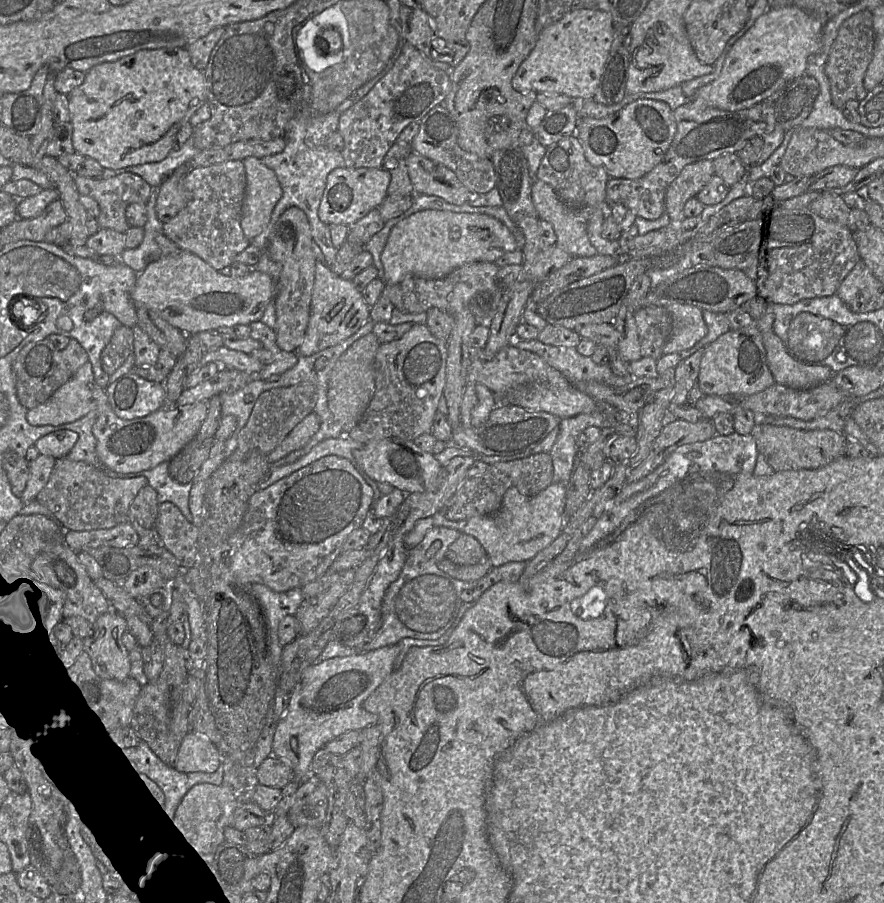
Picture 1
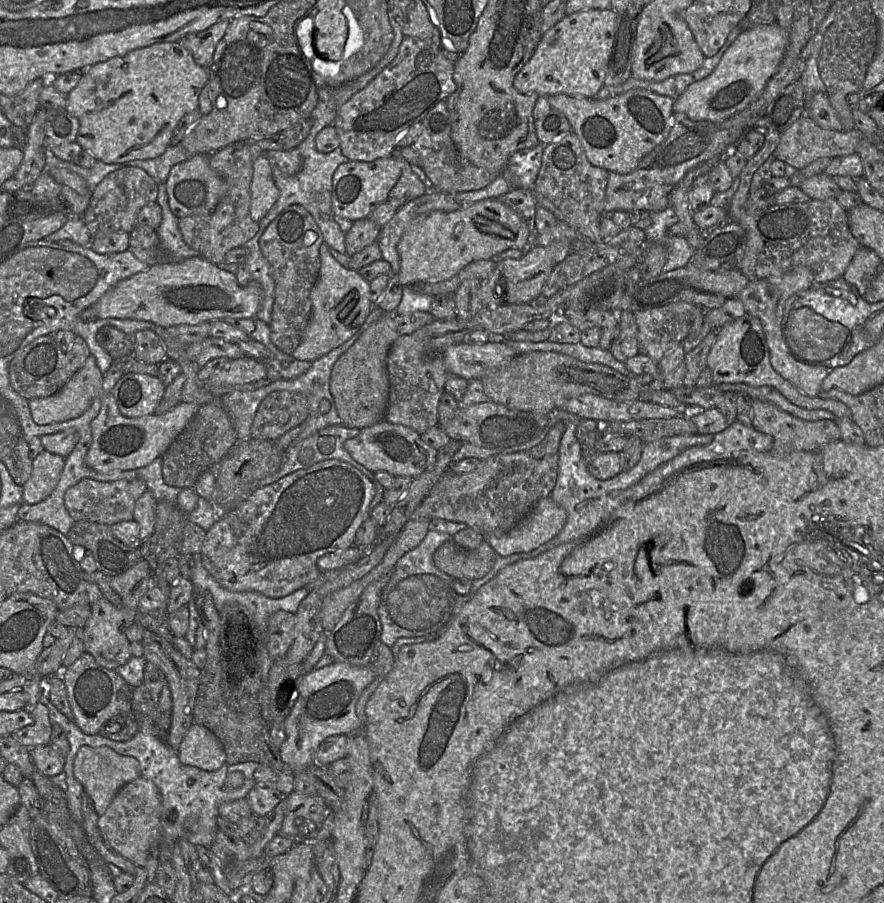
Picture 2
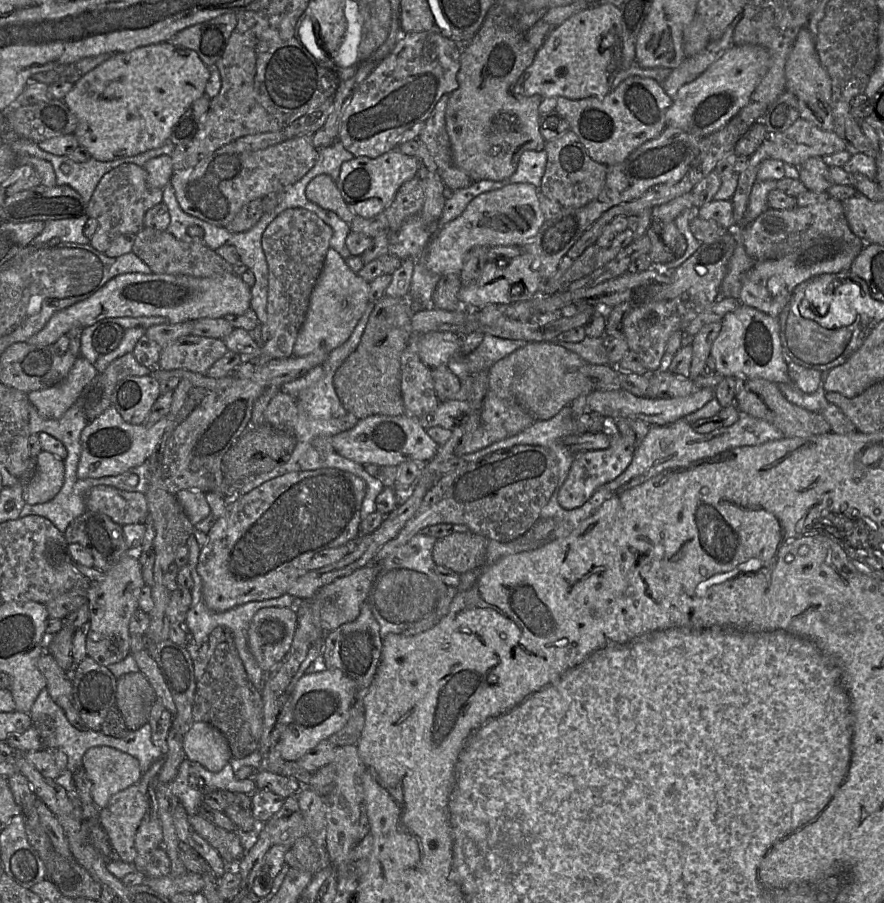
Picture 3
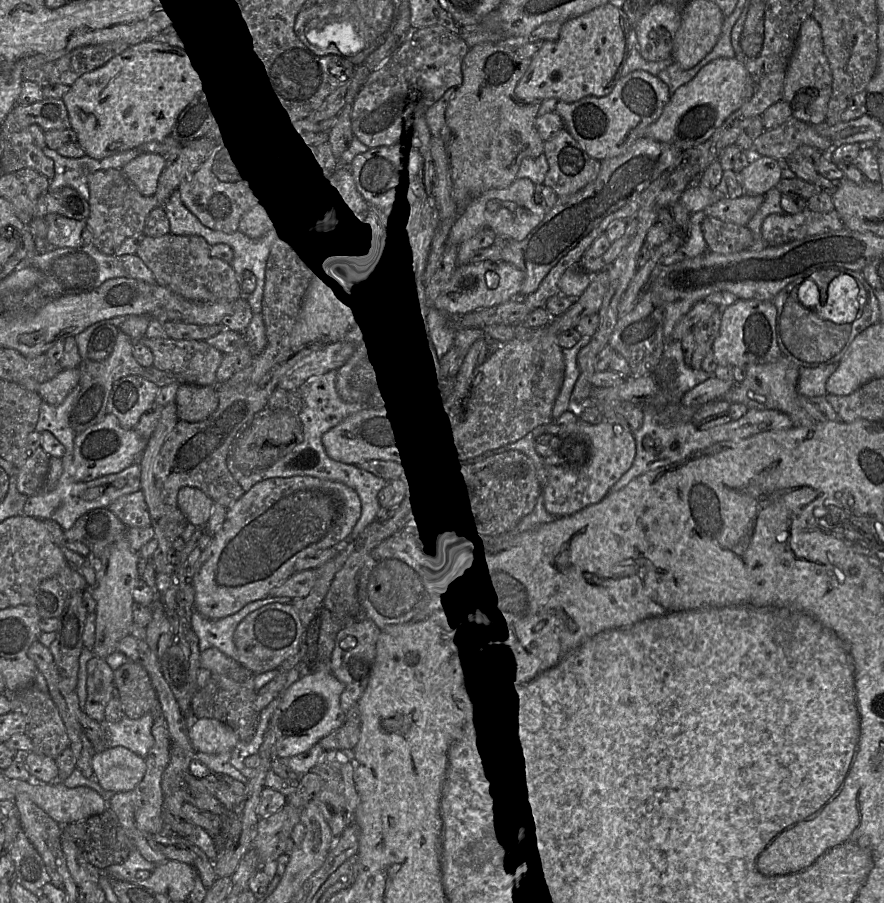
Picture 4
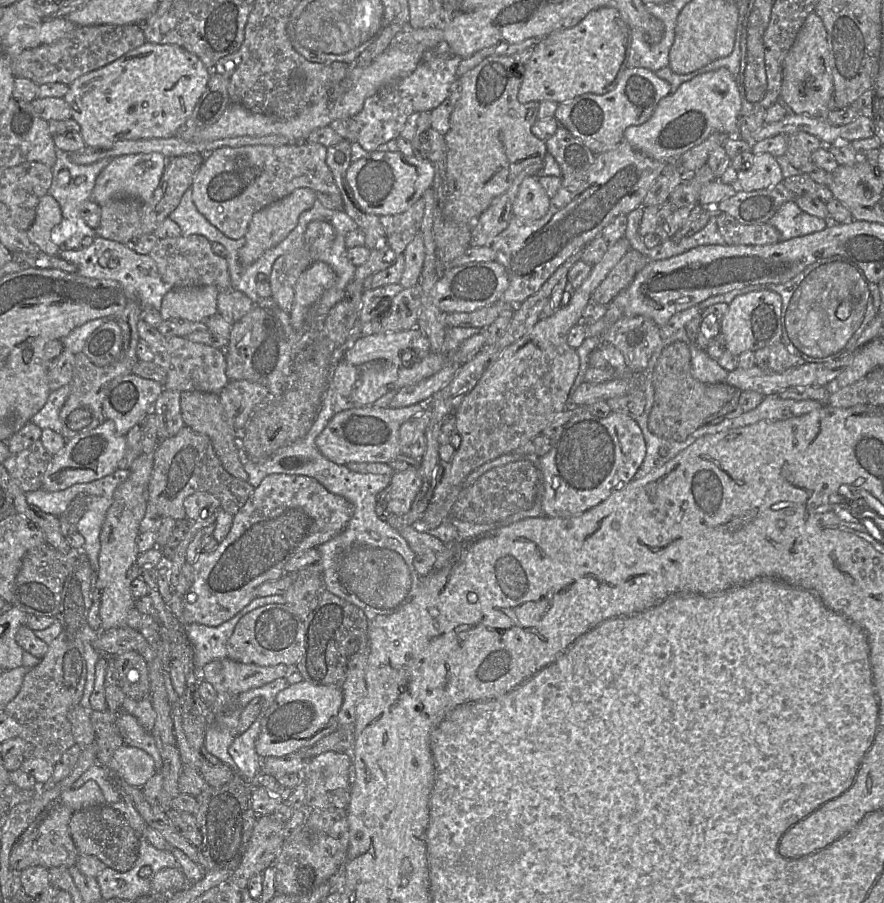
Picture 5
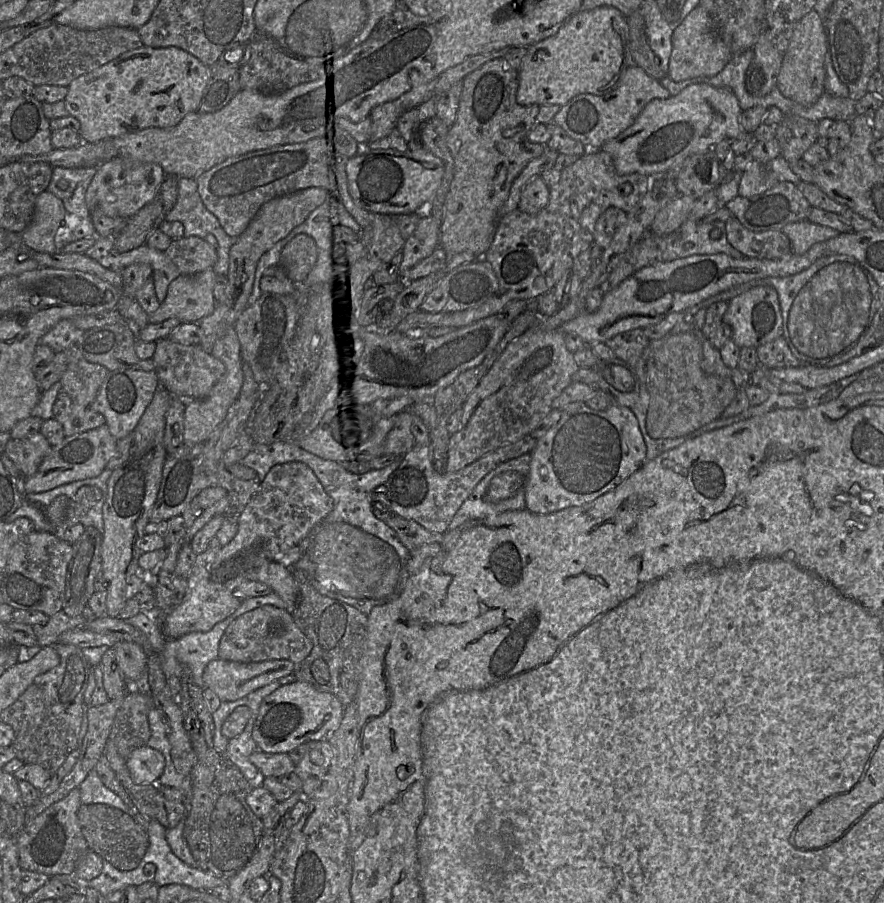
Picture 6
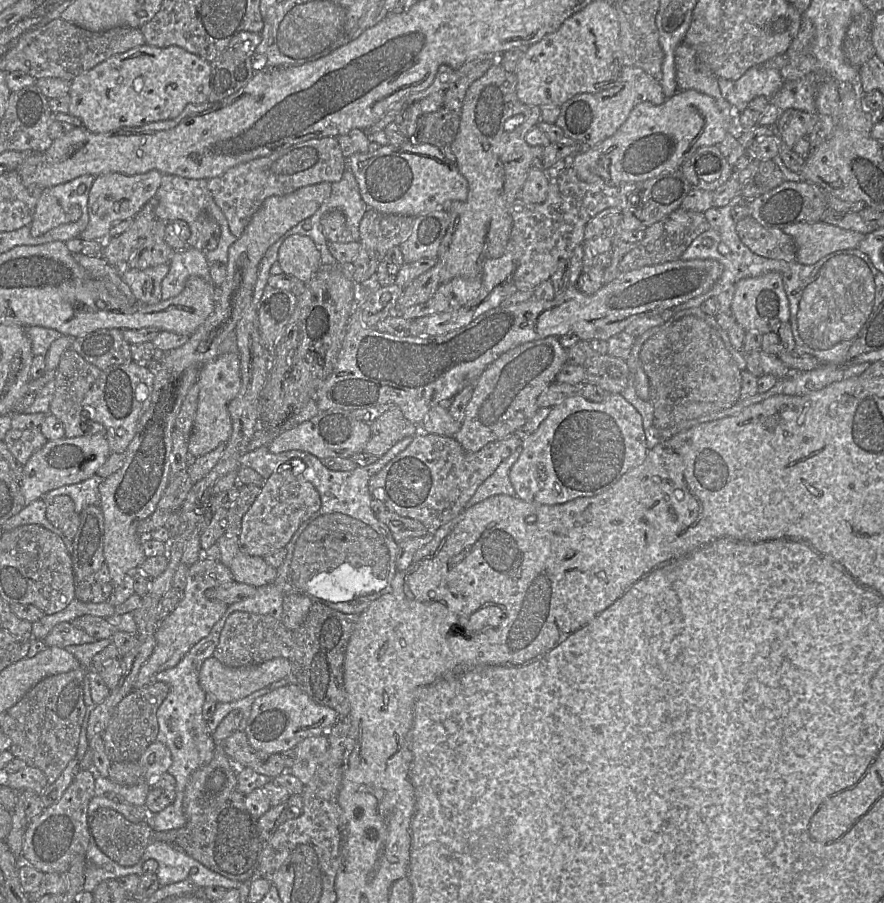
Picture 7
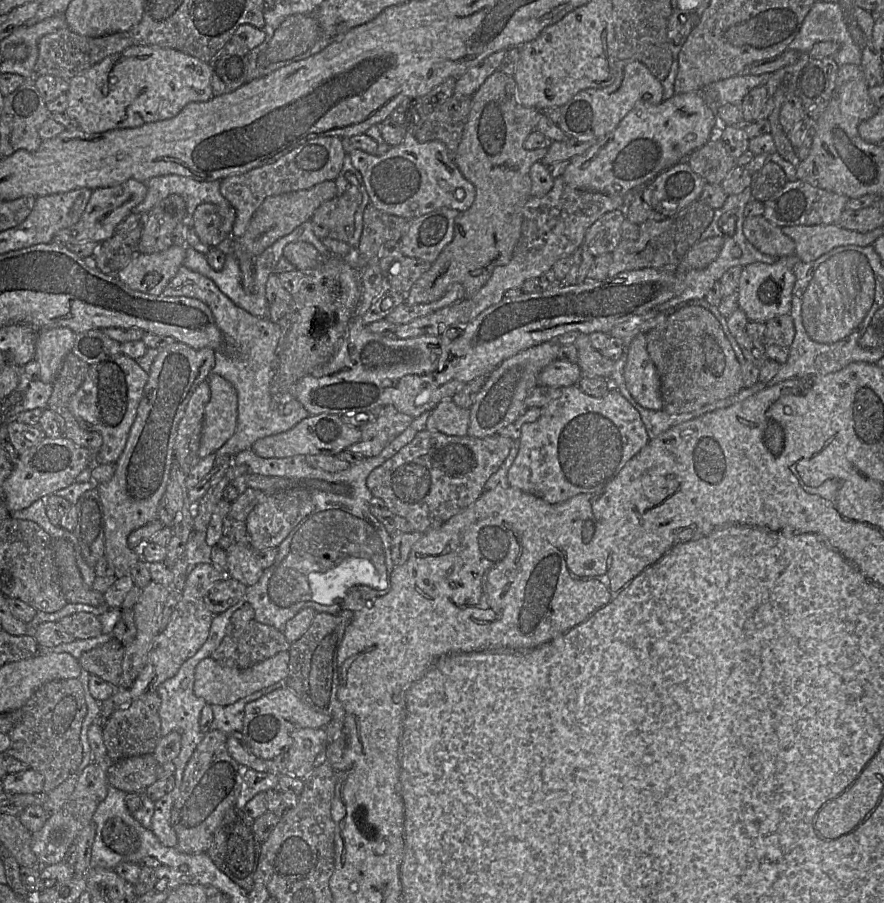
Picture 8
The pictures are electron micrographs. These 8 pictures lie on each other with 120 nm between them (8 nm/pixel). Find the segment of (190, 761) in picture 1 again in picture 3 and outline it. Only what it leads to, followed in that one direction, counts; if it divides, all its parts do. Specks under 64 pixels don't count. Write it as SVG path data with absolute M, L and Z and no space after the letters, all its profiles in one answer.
M197 721L183 741L186 759L200 763L211 772L220 771L232 758L225 736L207 722Z

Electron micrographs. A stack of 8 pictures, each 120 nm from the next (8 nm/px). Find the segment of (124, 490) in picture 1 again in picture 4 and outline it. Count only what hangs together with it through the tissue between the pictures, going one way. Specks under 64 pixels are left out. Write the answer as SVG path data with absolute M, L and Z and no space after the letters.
M142 490L117 498L109 505L108 509L128 528L151 527L151 518Z

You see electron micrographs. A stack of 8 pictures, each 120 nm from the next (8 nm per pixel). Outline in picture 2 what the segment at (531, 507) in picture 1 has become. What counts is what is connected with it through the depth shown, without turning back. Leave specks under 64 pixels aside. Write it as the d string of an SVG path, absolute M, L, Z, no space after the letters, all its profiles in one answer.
M549 496L539 500L526 517L508 533L484 536L484 540L499 556L525 553L558 535L566 521L566 510Z

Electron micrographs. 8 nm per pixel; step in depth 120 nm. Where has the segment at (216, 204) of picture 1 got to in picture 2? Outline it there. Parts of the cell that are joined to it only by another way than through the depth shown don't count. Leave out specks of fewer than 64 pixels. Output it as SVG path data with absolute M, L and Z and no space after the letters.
M239 140L209 155L210 167L220 175L227 185L225 196L208 215L192 215L179 218L179 229L185 243L210 262L225 263L227 252L242 247L255 236L259 223L250 216L250 185L254 161L264 153L263 149L252 141Z

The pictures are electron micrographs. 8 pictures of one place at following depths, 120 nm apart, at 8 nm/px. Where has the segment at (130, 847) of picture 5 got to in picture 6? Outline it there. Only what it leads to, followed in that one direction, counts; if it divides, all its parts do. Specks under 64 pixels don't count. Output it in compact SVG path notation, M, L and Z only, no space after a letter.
M82 804L78 809L77 818L88 850L123 872L139 866L148 848L148 833L131 815L106 804Z

